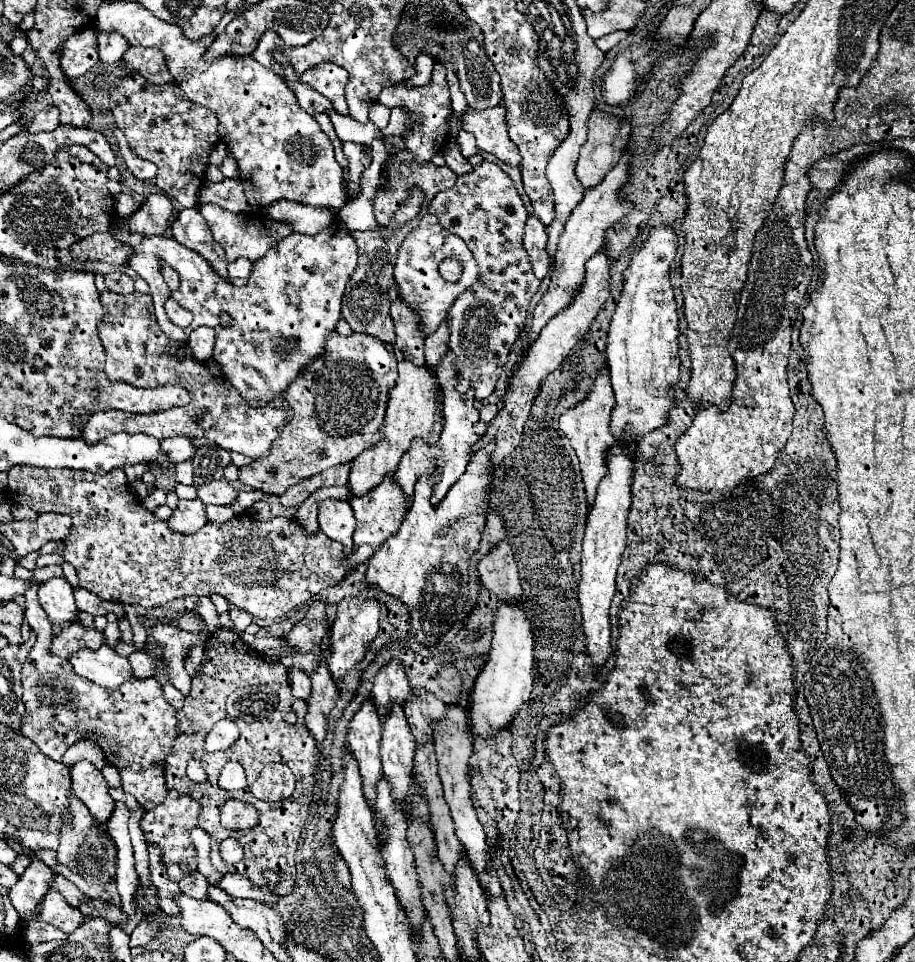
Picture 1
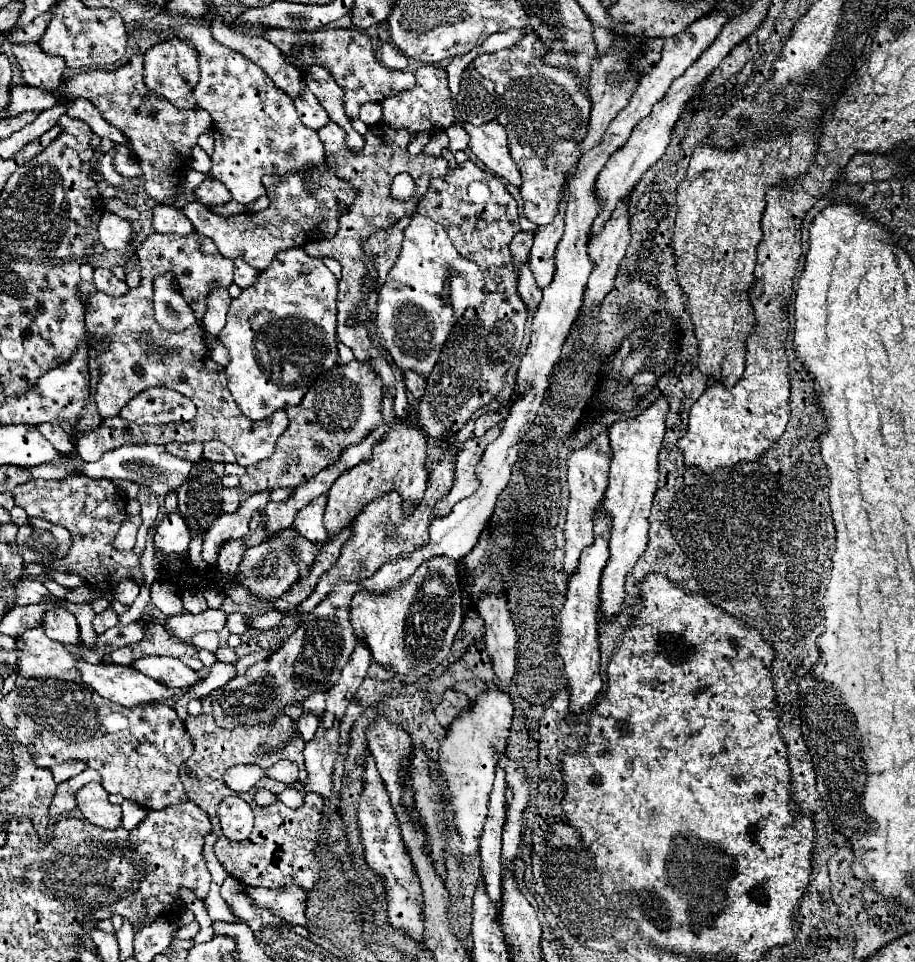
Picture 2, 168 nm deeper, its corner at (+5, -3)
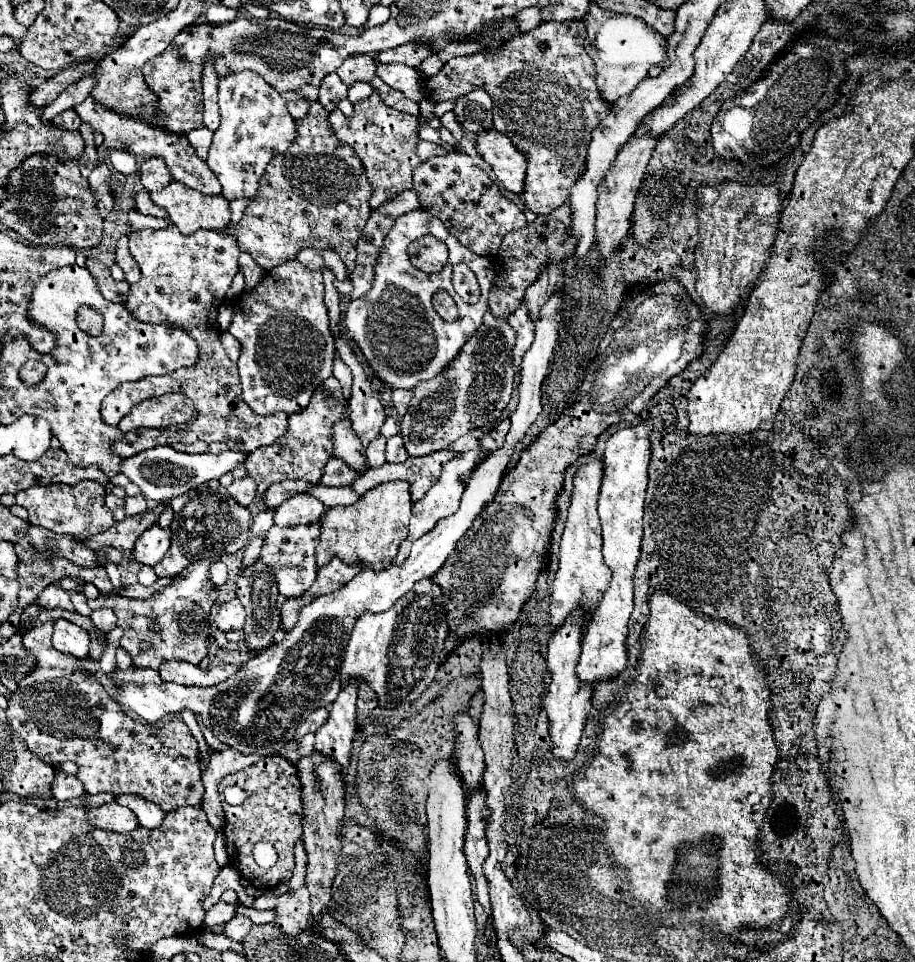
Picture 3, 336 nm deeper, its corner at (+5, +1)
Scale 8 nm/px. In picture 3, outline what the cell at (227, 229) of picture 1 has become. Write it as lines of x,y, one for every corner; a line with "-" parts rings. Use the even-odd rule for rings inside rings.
313,104
307,116
295,120
297,138
285,150
283,158
273,158
261,180
253,200
249,200
243,220
227,226
221,234
233,234
243,252
249,252
255,262
271,270
285,260
293,260
301,248
333,248
345,262
347,276
353,272
355,246
359,234
371,214
369,198
371,184
365,176
361,158
341,144
329,128
329,112
321,104

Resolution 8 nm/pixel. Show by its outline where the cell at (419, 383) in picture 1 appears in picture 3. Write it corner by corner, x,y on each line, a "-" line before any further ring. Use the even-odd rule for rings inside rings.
395,480
369,490
353,506
329,508
321,518
321,540
315,548
317,566
321,568
331,558
339,558
349,566
361,564
361,568
373,568
373,572
389,568
391,560
397,556
401,540
407,536
411,506
413,502
409,496
409,484

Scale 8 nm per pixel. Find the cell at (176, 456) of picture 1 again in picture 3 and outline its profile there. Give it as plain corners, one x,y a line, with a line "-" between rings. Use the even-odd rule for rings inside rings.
195,442
195,444
173,444
175,450
187,452
187,454
203,454
209,452
209,446
205,442

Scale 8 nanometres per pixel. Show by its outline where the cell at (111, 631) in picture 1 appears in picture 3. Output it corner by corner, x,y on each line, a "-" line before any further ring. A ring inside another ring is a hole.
111,609
94,610
90,618
95,626
104,633
109,633
117,627
117,617

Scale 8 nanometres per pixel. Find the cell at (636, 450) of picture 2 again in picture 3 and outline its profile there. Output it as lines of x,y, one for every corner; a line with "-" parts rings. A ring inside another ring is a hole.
643,422
635,428
615,432
607,440
603,458
603,480
599,492
599,520
603,530
603,556
611,568
611,584
603,594
593,620
587,624
581,640
577,678
581,684
597,684
617,678
627,666
627,620
633,610
633,570
641,552
643,536
643,500
649,468
649,434
653,426

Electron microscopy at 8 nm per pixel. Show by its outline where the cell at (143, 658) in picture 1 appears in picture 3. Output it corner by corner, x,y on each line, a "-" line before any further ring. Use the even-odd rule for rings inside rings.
163,662
161,664
161,680
163,682
175,682
181,686
213,686
219,682
225,682
229,676
241,670
243,664
225,664
217,668
209,668
203,672
201,668
189,664
189,662

